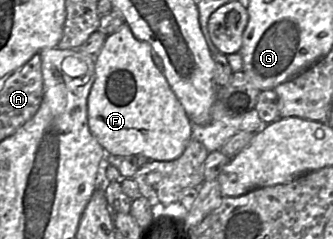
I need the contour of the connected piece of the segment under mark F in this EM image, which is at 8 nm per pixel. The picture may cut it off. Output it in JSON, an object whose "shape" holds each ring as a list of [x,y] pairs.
{"shape":[[[124,23],[115,33],[107,36],[102,49],[97,56],[95,56],[95,81],[88,97],[88,123],[92,134],[109,155],[144,155],[155,161],[172,161],[183,154],[188,143],[192,139],[191,121],[185,108],[170,87],[166,77],[154,63],[152,58],[153,51],[153,48],[147,42],[137,39],[129,25]]]}

